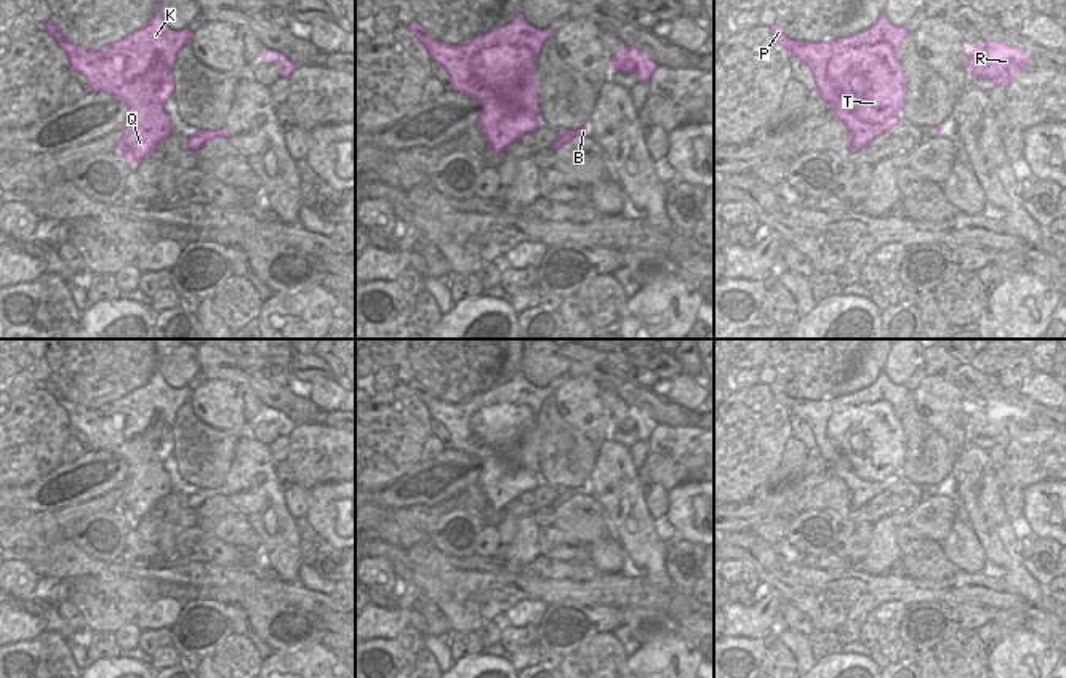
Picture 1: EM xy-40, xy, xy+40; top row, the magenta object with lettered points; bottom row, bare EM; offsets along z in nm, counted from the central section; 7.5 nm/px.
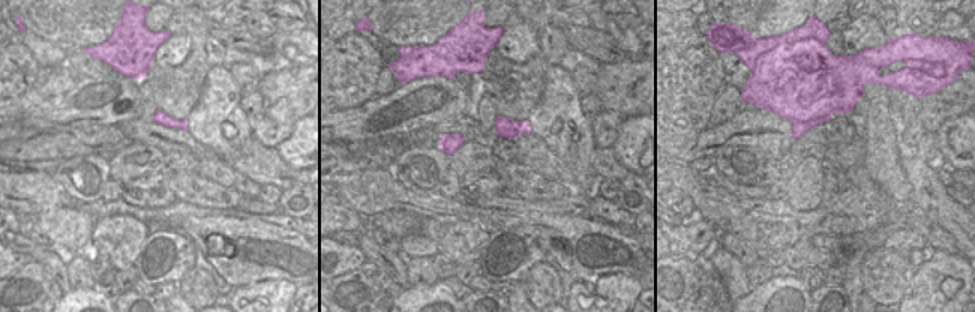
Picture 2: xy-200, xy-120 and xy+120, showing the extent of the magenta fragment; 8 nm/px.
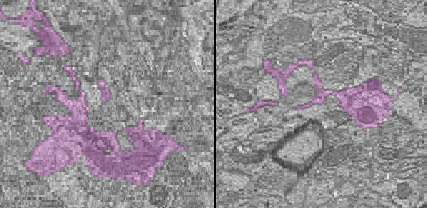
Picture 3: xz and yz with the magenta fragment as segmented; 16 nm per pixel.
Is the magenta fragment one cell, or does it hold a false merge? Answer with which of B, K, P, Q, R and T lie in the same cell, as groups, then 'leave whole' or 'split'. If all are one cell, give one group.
B K P Q / R T | split

